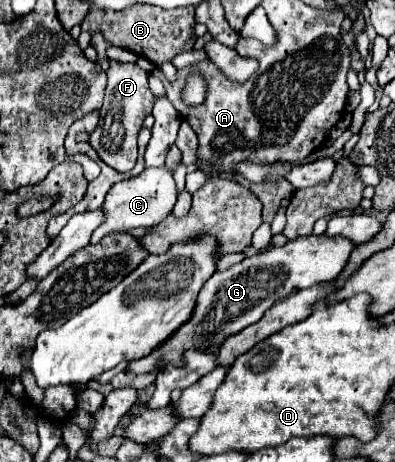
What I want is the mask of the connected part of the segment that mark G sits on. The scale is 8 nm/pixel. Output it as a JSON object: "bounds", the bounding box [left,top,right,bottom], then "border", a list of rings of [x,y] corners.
{"bounds":[127,237,355,375],"border":[[[297,237],[293,241],[287,241],[283,247],[273,247],[269,251],[253,255],[251,259],[243,259],[227,271],[215,271],[211,279],[203,285],[189,321],[185,321],[167,341],[155,347],[149,355],[129,361],[127,371],[133,375],[145,375],[151,371],[159,373],[167,365],[185,365],[185,351],[189,349],[199,349],[203,353],[209,347],[219,347],[227,337],[257,323],[273,303],[287,297],[291,291],[333,281],[345,267],[345,261],[349,259],[353,247],[355,245],[345,237]]]}

